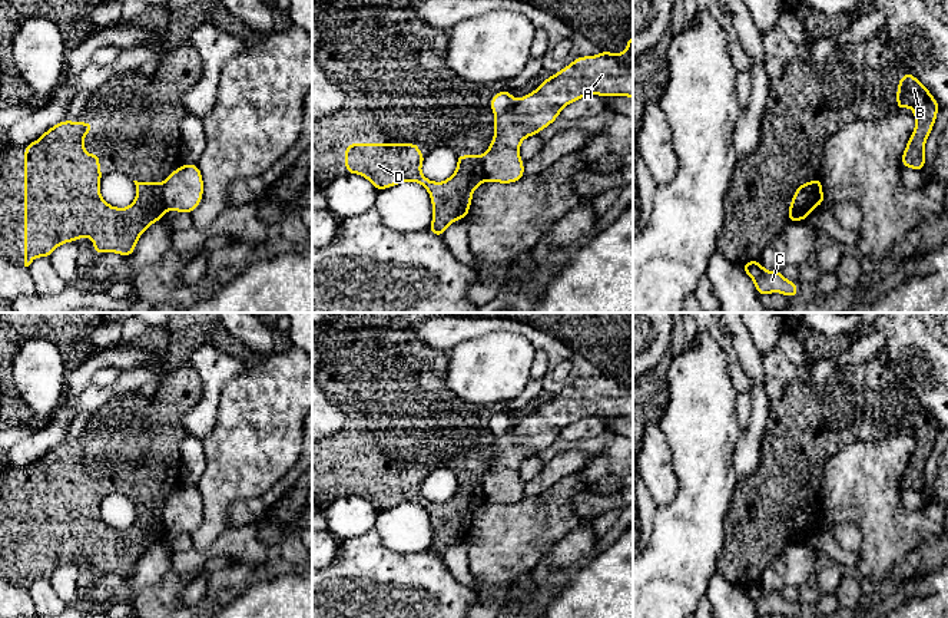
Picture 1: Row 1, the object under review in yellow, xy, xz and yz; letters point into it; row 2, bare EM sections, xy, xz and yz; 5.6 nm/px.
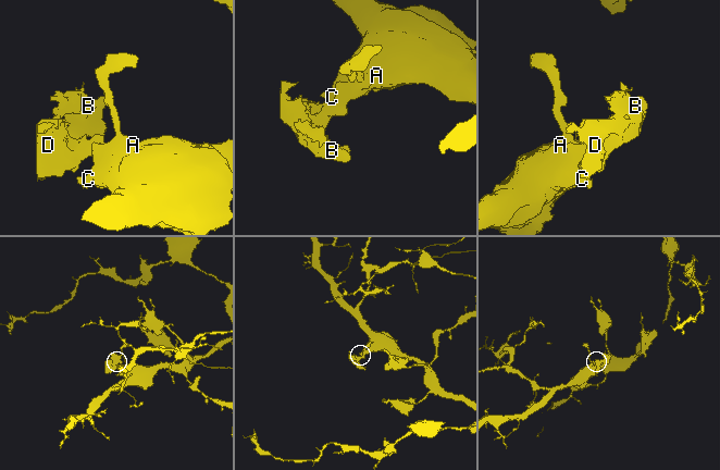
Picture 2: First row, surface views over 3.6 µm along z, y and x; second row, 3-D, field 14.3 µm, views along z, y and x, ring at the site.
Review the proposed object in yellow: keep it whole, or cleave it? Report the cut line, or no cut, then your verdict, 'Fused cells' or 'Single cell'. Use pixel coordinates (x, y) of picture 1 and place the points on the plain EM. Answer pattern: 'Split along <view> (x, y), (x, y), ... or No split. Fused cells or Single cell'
Split along yz (814, 508), (812, 516), (804, 528), (795, 531), (789, 528). Fused cells

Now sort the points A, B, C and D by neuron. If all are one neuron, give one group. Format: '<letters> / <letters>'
A C / B D

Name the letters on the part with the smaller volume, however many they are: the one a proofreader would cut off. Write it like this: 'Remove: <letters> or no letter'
Remove: B, D

